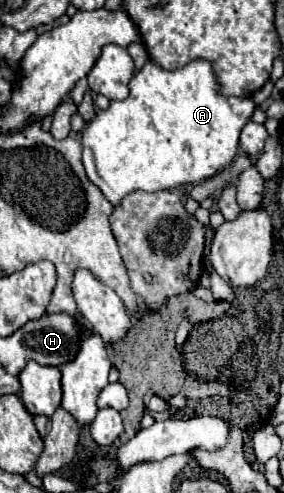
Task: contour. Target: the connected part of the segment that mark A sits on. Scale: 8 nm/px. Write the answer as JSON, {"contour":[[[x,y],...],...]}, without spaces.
{"contour":[[[147,59],[143,69],[133,75],[129,89],[131,93],[127,99],[111,101],[109,109],[97,111],[83,133],[83,165],[87,177],[101,189],[111,205],[119,205],[127,193],[137,189],[151,193],[213,177],[235,159],[241,129],[255,111],[255,101],[251,97],[227,97],[221,93],[223,87],[217,81],[213,63],[207,59],[193,59],[175,71],[165,71]]]}

